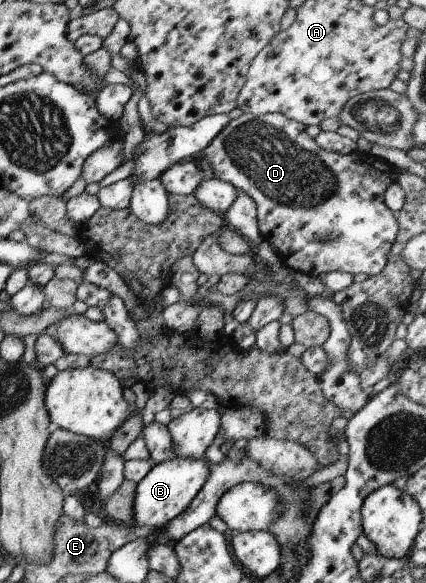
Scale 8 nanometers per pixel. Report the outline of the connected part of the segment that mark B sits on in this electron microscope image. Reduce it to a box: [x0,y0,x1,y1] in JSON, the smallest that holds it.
[132,458,209,528]

